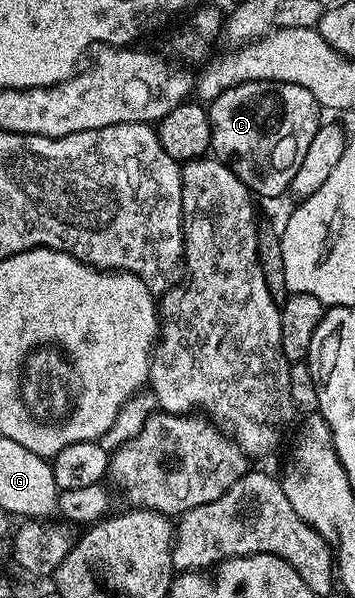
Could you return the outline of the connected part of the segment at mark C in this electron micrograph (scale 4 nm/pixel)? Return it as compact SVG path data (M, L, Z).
M253 78L225 86L220 93L208 107L212 126L211 154L221 163L226 163L259 198L260 195L264 199L278 198L291 188L294 173L298 173L298 165L302 165L302 157L306 157L306 149L310 149L310 141L314 141L314 133L318 133L320 128L322 108L314 93L310 93L310 89L302 89L302 85Z

